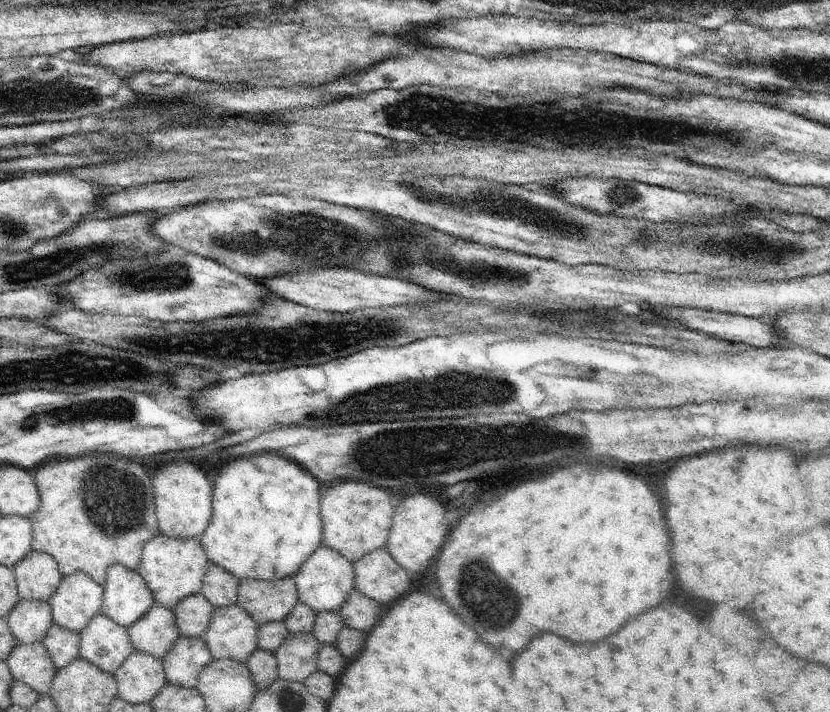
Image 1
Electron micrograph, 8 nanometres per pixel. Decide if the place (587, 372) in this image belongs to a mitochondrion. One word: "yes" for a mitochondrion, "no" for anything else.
yes

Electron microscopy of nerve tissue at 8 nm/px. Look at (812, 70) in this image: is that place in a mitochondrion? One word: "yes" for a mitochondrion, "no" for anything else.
yes

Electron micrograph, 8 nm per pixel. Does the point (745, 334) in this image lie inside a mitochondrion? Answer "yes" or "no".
no

